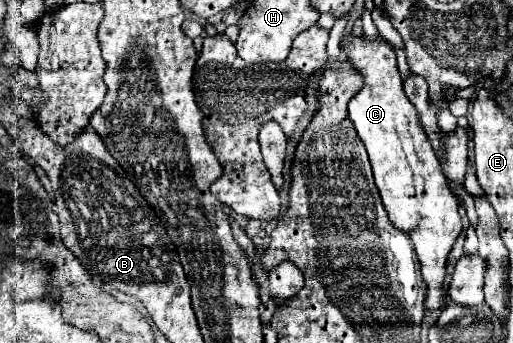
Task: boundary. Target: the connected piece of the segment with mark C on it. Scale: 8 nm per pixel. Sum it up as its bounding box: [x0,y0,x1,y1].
[347,37,463,311]

